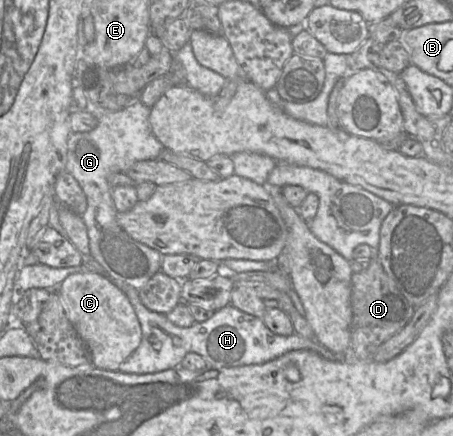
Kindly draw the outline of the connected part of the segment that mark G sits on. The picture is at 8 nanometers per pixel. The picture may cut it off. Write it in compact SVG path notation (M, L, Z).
M139 100L122 110L104 113L97 119L96 127L89 132L71 133L65 166L65 171L77 180L87 199L87 209L81 218L87 228L90 256L111 276L137 290L142 289L160 271L162 254L132 239L119 225L108 177L125 173L138 161L159 159L164 146L152 133L149 115L150 107Z

